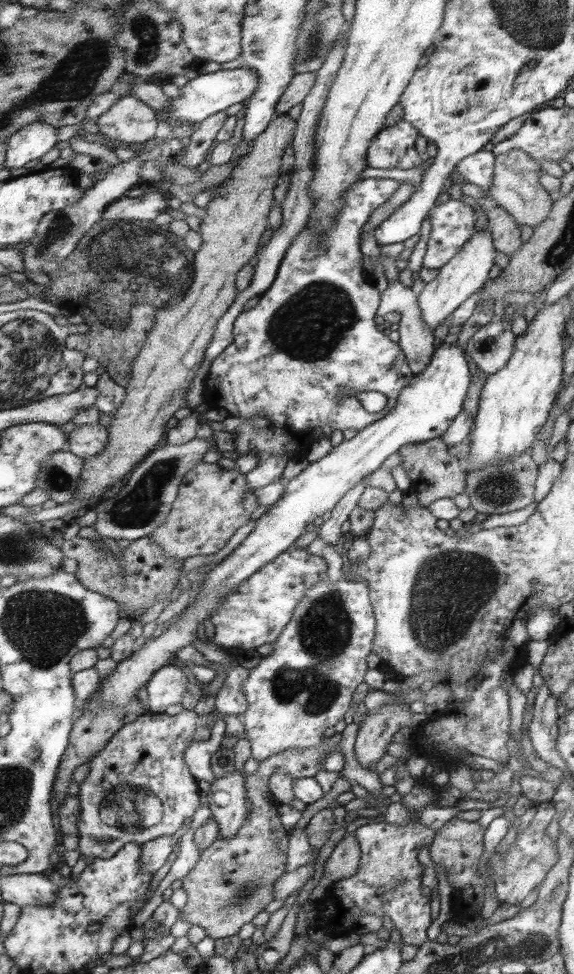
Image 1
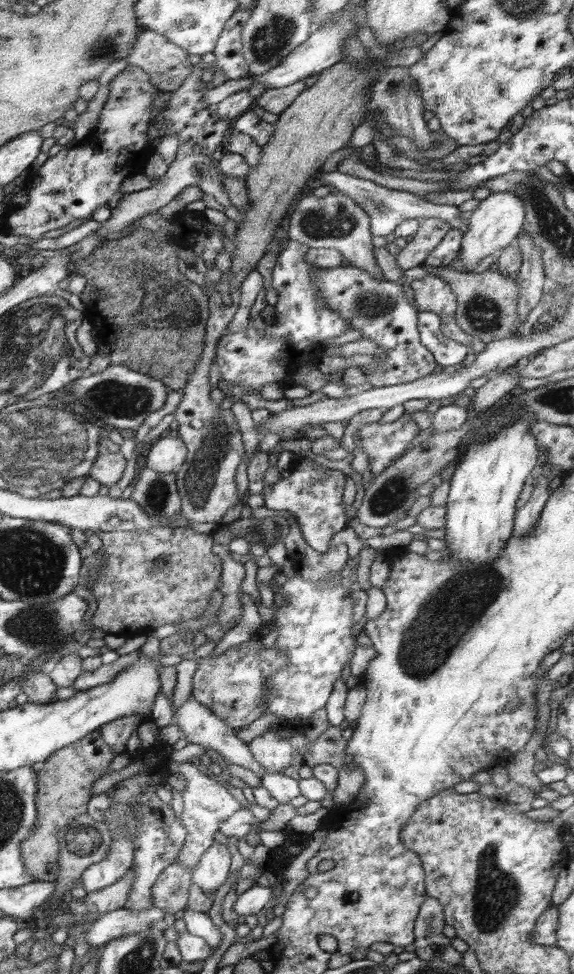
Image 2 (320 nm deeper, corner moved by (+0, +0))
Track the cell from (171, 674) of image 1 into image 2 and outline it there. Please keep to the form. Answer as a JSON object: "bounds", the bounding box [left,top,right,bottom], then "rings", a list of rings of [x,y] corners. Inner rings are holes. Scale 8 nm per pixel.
{"bounds":[172,696,267,776],"rings":[[[193,696],[183,703],[178,709],[174,709],[172,724],[178,726],[189,743],[198,744],[204,748],[211,748],[211,754],[217,758],[225,758],[225,763],[243,766],[257,775],[262,776],[267,770],[253,757],[248,743],[236,737],[236,728],[228,726],[221,718],[215,715],[206,705],[198,702]]]}

